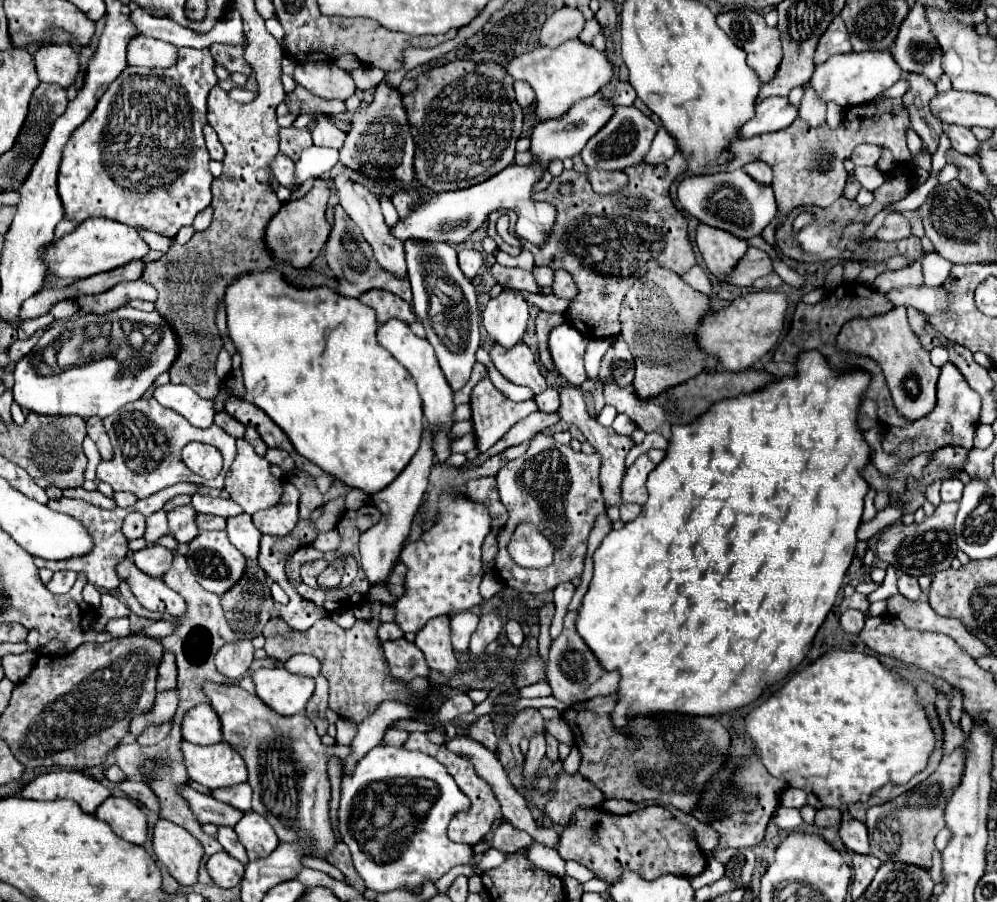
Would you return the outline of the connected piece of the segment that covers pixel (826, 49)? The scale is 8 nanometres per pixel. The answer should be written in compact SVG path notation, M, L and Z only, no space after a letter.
M836 17L828 25L826 33L820 37L814 61L824 63L828 57L832 57L836 53L850 53L850 51L852 51L852 47L850 47L850 39L848 39L848 29L846 29L842 17Z

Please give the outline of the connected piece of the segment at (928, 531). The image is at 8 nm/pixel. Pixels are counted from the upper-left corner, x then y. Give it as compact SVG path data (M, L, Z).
M940 503L932 517L926 517L920 525L902 525L902 521L896 521L890 525L878 539L878 557L886 563L896 567L902 573L920 577L920 575L934 575L940 569L946 569L954 555L956 555L956 539L954 539L954 521L958 513L960 503Z

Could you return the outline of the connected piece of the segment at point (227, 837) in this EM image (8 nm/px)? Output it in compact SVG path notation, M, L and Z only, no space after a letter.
M218 827L218 833L216 833L216 839L220 841L220 845L238 861L242 861L244 865L248 863L248 857L246 857L246 851L242 847L242 843L238 841L236 833L232 827Z

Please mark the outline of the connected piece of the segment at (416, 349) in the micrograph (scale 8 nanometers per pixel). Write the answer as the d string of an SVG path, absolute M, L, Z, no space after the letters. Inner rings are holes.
M388 319L388 323L380 325L378 329L378 343L388 349L408 371L410 375L416 379L418 385L418 393L422 397L422 407L424 407L424 417L428 419L430 425L438 425L438 429L434 429L434 451L436 451L436 459L438 461L446 461L450 455L450 439L446 437L450 427L452 427L452 411L454 411L454 403L452 403L452 389L446 383L438 361L434 357L434 349L426 339L416 337L410 327L406 323L402 323L400 319Z

